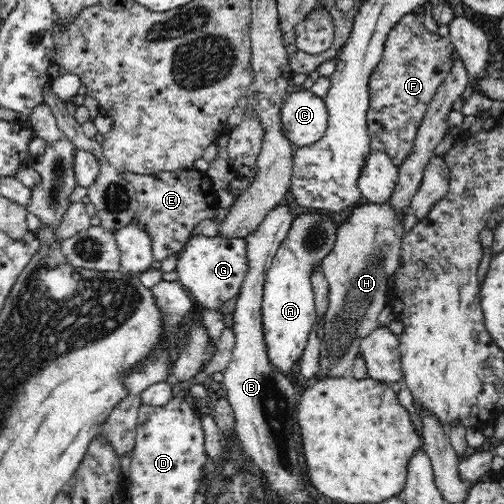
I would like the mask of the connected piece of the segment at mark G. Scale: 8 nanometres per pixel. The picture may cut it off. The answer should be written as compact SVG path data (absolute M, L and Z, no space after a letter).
M222 233L213 237L192 235L177 255L175 271L178 273L180 285L195 304L202 304L209 309L219 309L224 302L238 295L250 270L246 238L227 238Z

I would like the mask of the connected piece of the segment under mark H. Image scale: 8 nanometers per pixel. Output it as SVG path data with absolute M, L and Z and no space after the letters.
M363 201L340 222L334 246L319 266L328 282L328 306L320 320L324 335L318 370L311 383L324 378L350 376L358 346L365 336L379 327L378 314L384 310L390 295L387 280L400 266L403 236L402 219L394 215L388 202L372 204Z

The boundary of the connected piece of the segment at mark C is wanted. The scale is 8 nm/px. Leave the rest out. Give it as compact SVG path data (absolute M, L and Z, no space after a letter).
M304 88L293 89L282 106L284 133L295 147L311 145L324 136L328 124L325 100Z

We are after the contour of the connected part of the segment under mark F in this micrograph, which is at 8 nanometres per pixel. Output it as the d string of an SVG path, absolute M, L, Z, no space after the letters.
M418 10L406 14L389 30L382 58L369 78L367 123L371 147L387 154L398 166L402 166L414 150L414 140L428 106L452 68L454 51L452 39L428 30Z

